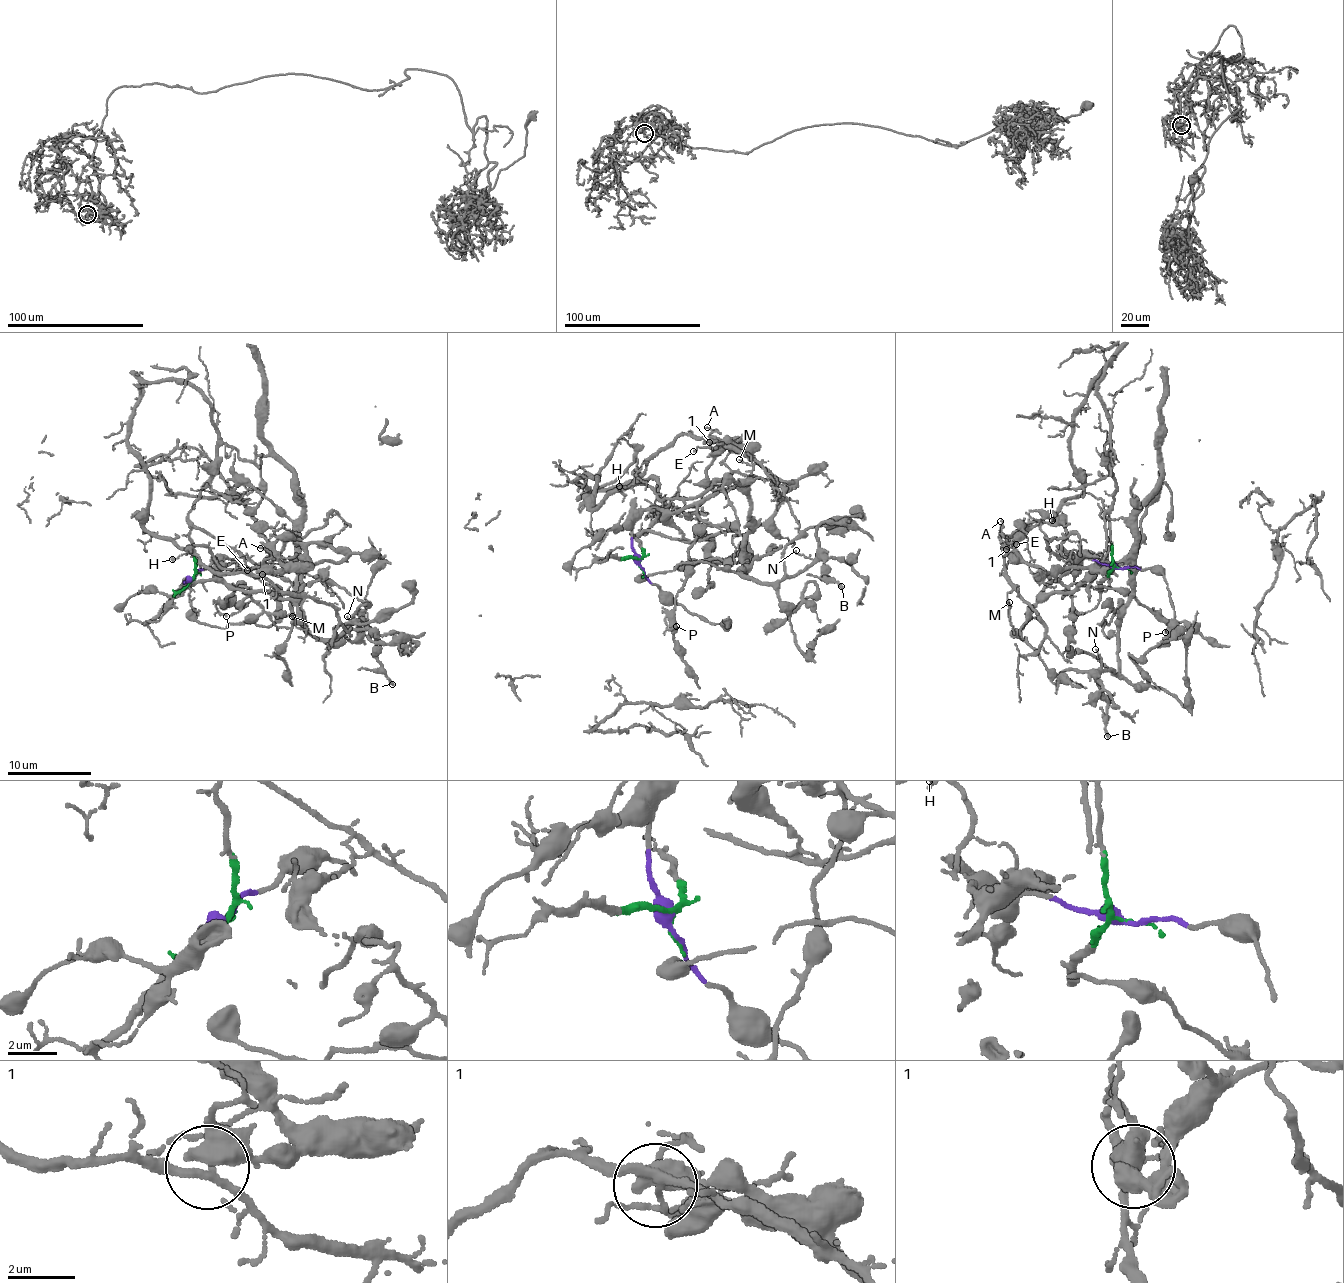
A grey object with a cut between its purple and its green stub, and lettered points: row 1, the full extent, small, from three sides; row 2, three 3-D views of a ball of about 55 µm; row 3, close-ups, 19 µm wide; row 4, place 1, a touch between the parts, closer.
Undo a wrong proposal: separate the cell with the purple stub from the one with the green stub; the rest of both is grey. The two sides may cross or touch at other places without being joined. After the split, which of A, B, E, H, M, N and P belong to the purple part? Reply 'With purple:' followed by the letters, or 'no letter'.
With purple: A, B, N, P

